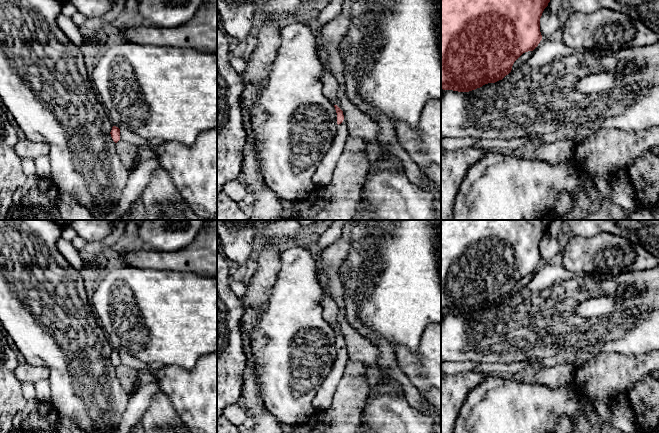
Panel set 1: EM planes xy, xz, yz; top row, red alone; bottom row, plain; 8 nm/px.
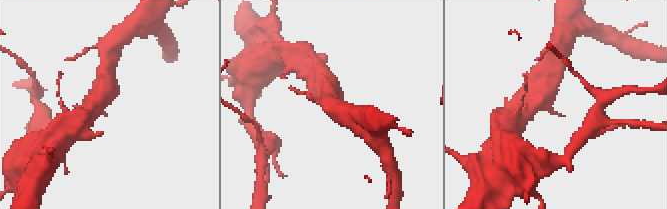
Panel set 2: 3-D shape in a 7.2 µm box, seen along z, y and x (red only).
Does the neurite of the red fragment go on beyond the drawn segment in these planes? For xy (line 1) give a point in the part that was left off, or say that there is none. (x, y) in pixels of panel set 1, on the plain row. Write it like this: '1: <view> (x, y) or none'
1: none

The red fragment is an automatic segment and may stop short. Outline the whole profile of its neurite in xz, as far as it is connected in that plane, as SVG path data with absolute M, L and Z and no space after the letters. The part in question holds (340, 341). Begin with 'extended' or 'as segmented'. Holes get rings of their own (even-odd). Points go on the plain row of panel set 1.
extended; M334 329L337 337L337 357L329 375L325 378L323 384L318 389L312 406L315 412L319 412L328 408L332 403L332 397L336 391L336 387L344 374L344 368L348 361L348 355L344 344L343 335Z

